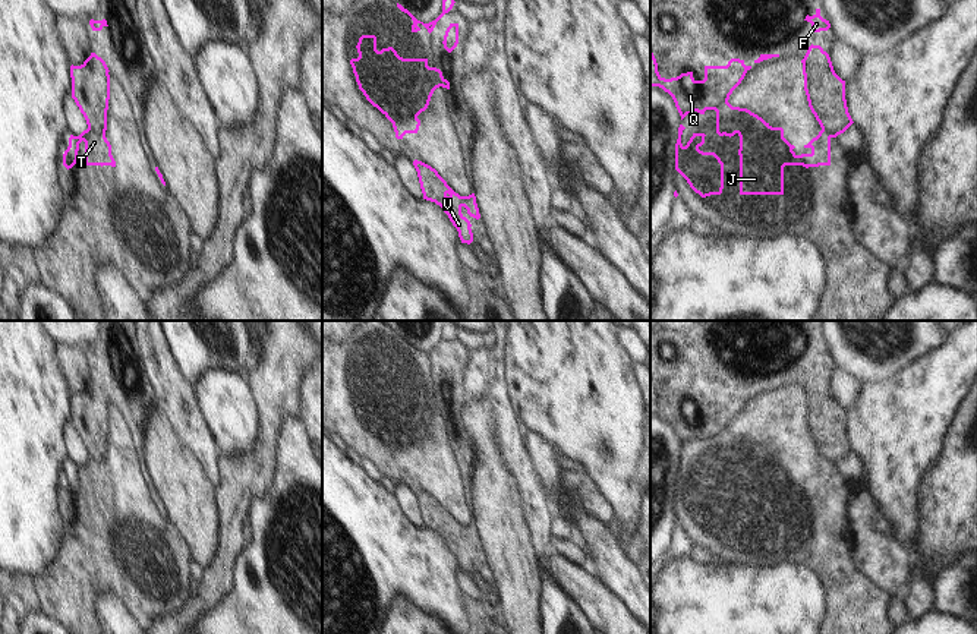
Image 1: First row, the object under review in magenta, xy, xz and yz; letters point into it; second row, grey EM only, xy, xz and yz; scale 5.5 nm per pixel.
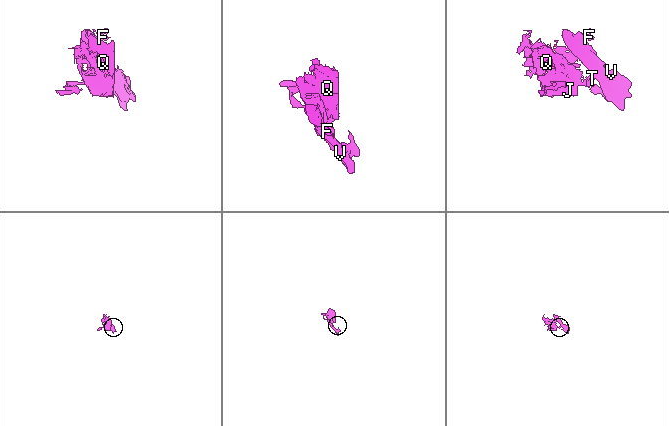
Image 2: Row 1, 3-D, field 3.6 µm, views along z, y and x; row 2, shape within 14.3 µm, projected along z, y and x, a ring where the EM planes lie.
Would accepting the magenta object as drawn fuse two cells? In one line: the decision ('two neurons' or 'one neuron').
two neurons

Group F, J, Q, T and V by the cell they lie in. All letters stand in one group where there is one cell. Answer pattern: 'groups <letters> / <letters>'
groups F V / J Q T

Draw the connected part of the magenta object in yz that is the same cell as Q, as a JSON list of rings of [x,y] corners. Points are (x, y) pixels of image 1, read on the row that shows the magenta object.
[[[650,51],[650,86],[659,86],[672,97],[681,120],[694,111],[715,110],[716,133],[740,136],[740,195],[784,195],[785,165],[831,165],[831,129],[822,129],[804,145],[810,154],[797,155],[782,127],[772,127],[750,110],[728,102],[750,69],[744,60],[731,59],[727,66],[705,66],[703,81],[696,81],[693,72],[665,79]]]

